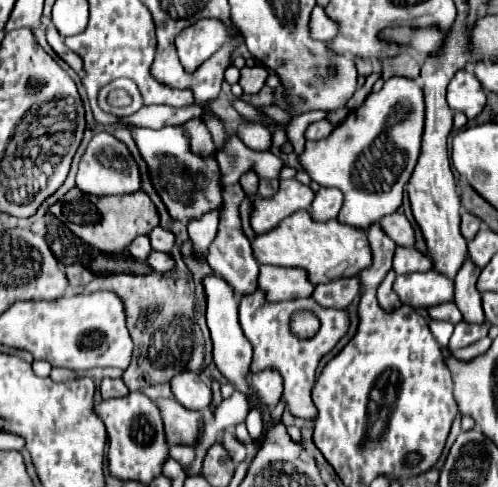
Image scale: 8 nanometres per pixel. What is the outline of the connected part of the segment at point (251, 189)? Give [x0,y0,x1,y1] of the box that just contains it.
[239,170,259,194]

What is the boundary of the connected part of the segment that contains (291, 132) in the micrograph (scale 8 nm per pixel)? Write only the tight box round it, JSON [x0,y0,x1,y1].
[287,110,327,154]

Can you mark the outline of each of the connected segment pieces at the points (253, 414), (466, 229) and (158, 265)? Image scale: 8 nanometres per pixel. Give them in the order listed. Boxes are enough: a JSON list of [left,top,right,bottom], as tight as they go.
[[245,410,263,440],[461,216,481,240],[147,252,175,270]]

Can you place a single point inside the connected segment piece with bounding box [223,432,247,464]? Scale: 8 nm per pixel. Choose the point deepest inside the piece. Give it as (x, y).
(237, 451)

